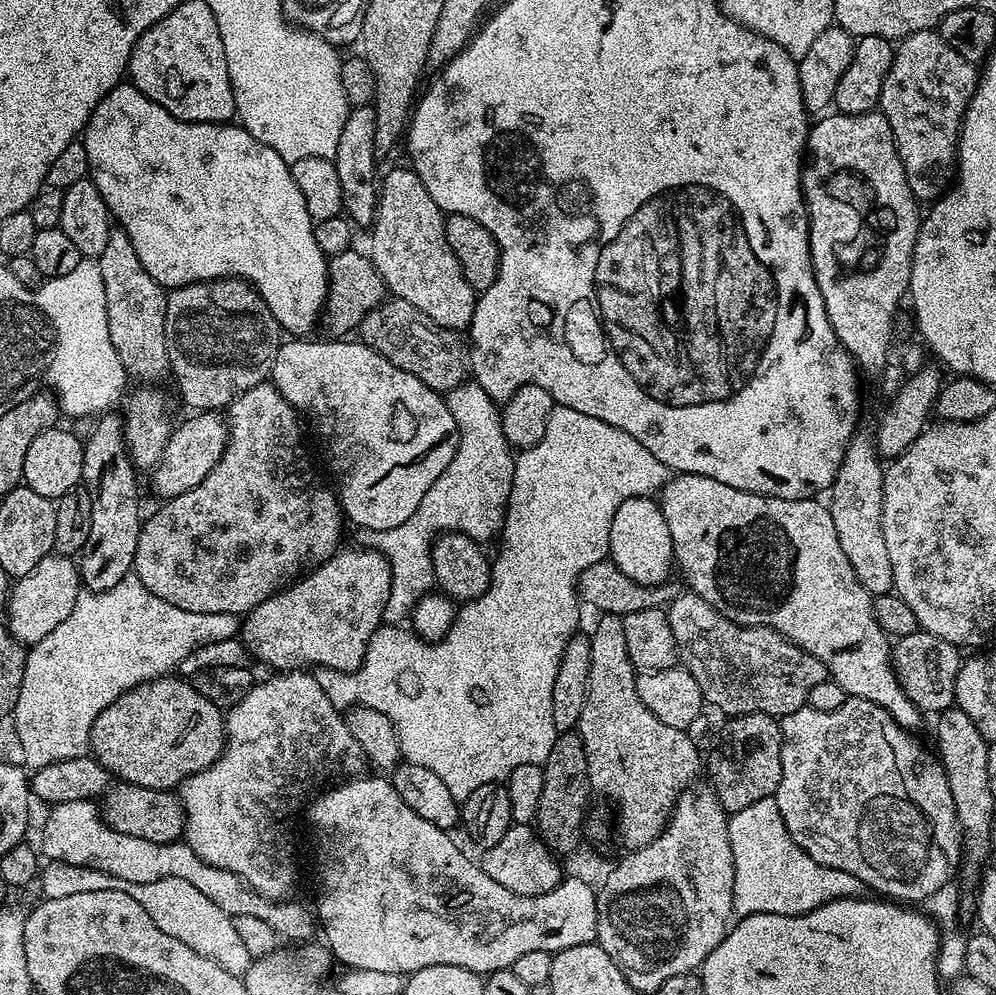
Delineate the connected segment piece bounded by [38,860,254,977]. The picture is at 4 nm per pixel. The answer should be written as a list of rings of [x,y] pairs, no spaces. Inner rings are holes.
[[[56,860],[53,864],[45,863],[40,869],[38,885],[40,896],[45,900],[50,898],[66,898],[70,894],[87,894],[94,890],[122,890],[150,914],[154,926],[158,930],[170,934],[170,938],[178,938],[185,946],[190,946],[194,954],[202,954],[202,958],[210,958],[222,970],[243,977],[252,963],[253,953],[248,953],[248,944],[242,933],[236,929],[237,921],[228,916],[202,890],[190,886],[190,882],[182,882],[182,878],[162,878],[156,882],[126,882],[111,871],[89,866],[83,862],[71,864],[68,860]]]

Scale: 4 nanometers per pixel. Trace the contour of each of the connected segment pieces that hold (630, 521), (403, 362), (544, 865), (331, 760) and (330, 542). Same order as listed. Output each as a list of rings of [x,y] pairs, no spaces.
[[[635,496],[618,506],[614,522],[610,522],[608,556],[626,578],[634,578],[639,584],[662,584],[669,579],[668,571],[674,568],[670,526],[666,526],[666,518],[655,499]]]
[[[395,298],[385,299],[384,303],[374,310],[370,310],[370,314],[366,314],[366,318],[359,326],[358,336],[363,343],[378,350],[378,354],[382,354],[382,358],[394,362],[394,366],[398,366],[398,370],[406,370],[406,374],[414,374],[414,378],[418,378],[436,392],[447,394],[465,383],[466,348],[465,345],[464,348],[460,345],[460,340],[456,337],[459,335],[453,329],[438,326],[430,318],[426,318],[426,314],[422,314],[422,310],[410,306],[410,302]]]
[[[513,823],[512,827],[502,834],[499,842],[494,842],[494,846],[483,849],[482,867],[498,886],[506,886],[506,890],[514,890],[514,894],[523,896],[537,896],[546,894],[560,885],[562,873],[557,853],[553,852],[543,840],[540,839],[539,832],[535,827],[527,824]]]
[[[284,670],[279,674],[272,674],[269,680],[264,680],[261,684],[260,681],[253,683],[252,689],[237,704],[233,704],[227,709],[224,717],[224,735],[226,739],[220,757],[210,767],[196,772],[179,785],[180,804],[184,807],[183,843],[188,844],[190,850],[194,850],[194,854],[198,854],[198,858],[202,858],[202,862],[215,868],[230,870],[230,874],[242,878],[244,883],[249,884],[259,896],[265,896],[267,900],[287,900],[293,895],[292,887],[296,884],[296,860],[292,857],[292,836],[288,833],[288,819],[300,807],[303,809],[306,801],[317,790],[323,789],[333,782],[340,782],[345,778],[355,778],[361,775],[366,768],[364,751],[362,746],[358,746],[354,734],[350,734],[341,709],[335,708],[330,702],[330,698],[326,698],[326,690],[322,690],[322,686],[318,686],[315,675],[308,670]]]
[[[271,382],[246,390],[246,394],[242,394],[233,404],[228,405],[226,423],[228,445],[222,458],[218,458],[218,466],[214,466],[214,470],[210,470],[210,474],[206,474],[206,478],[198,482],[194,490],[186,490],[186,494],[165,499],[161,503],[164,505],[149,520],[147,517],[140,526],[134,575],[140,579],[142,586],[146,586],[146,590],[150,590],[150,594],[158,594],[158,598],[166,598],[166,602],[170,602],[170,606],[178,606],[178,610],[190,610],[202,614],[226,614],[227,612],[247,614],[262,602],[266,602],[266,598],[280,591],[293,578],[299,577],[305,566],[318,565],[323,560],[329,560],[342,544],[340,535],[344,532],[346,517],[344,509],[340,506],[340,499],[329,485],[327,488],[320,481],[319,474],[312,469],[312,464],[308,461],[308,452],[304,449],[304,436],[300,433],[301,417],[296,409],[290,406],[290,402],[282,398],[279,390]]]

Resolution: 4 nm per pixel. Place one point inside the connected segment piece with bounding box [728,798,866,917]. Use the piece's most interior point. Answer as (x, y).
(772, 875)

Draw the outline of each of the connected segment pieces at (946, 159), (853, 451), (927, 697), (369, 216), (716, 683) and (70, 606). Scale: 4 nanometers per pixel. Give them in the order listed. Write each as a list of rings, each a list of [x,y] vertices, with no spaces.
[[[922,30],[895,45],[892,65],[882,82],[878,108],[886,122],[890,122],[910,190],[917,201],[935,201],[953,183],[960,123],[964,121],[970,98],[976,93],[977,83],[977,65],[946,46],[939,31]]]
[[[858,430],[846,446],[842,466],[838,466],[838,474],[830,489],[832,500],[827,501],[830,518],[834,518],[834,530],[838,530],[838,542],[846,559],[850,561],[850,566],[854,566],[858,582],[862,582],[862,586],[873,596],[893,591],[890,554],[886,551],[886,538],[882,534],[884,470],[873,433]]]
[[[918,630],[914,634],[899,637],[892,644],[891,661],[902,690],[906,690],[906,698],[910,698],[910,702],[914,702],[921,713],[939,714],[953,707],[956,699],[955,680],[962,663],[962,652],[957,645]]]
[[[372,106],[353,107],[346,118],[346,126],[342,126],[342,138],[338,138],[338,150],[334,157],[338,170],[338,183],[342,185],[343,215],[352,221],[357,229],[371,229],[376,218],[376,205],[378,203],[378,161],[374,156],[374,130],[375,110]]]
[[[688,590],[676,597],[666,608],[670,628],[674,634],[674,642],[677,644],[677,654],[679,663],[692,675],[694,682],[698,682],[698,690],[702,690],[705,701],[709,705],[712,704],[720,712],[725,712],[725,717],[735,718],[737,716],[749,716],[755,712],[761,712],[767,716],[775,716],[777,718],[786,714],[794,714],[794,710],[805,707],[810,698],[810,690],[814,690],[814,686],[818,686],[818,682],[829,679],[828,669],[822,662],[818,662],[818,658],[814,658],[814,654],[810,654],[806,650],[802,650],[794,642],[790,642],[782,634],[778,634],[769,628],[762,626],[750,626],[749,624],[739,624],[730,618],[726,618],[718,610],[714,610],[714,606],[710,606],[710,602],[706,602],[695,592]]]
[[[53,554],[42,558],[30,574],[19,577],[11,585],[7,597],[8,617],[6,623],[19,644],[31,646],[42,642],[50,630],[55,630],[61,622],[66,622],[70,610],[74,610],[74,602],[82,591],[82,581],[77,561],[70,556]]]

